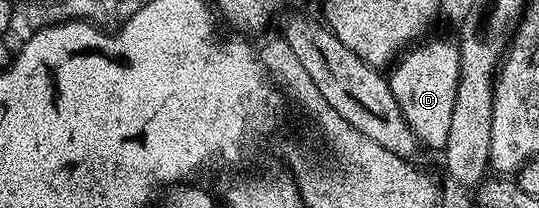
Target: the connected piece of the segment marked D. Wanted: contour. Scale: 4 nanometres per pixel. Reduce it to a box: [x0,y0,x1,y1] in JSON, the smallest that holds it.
[387,39,460,153]

